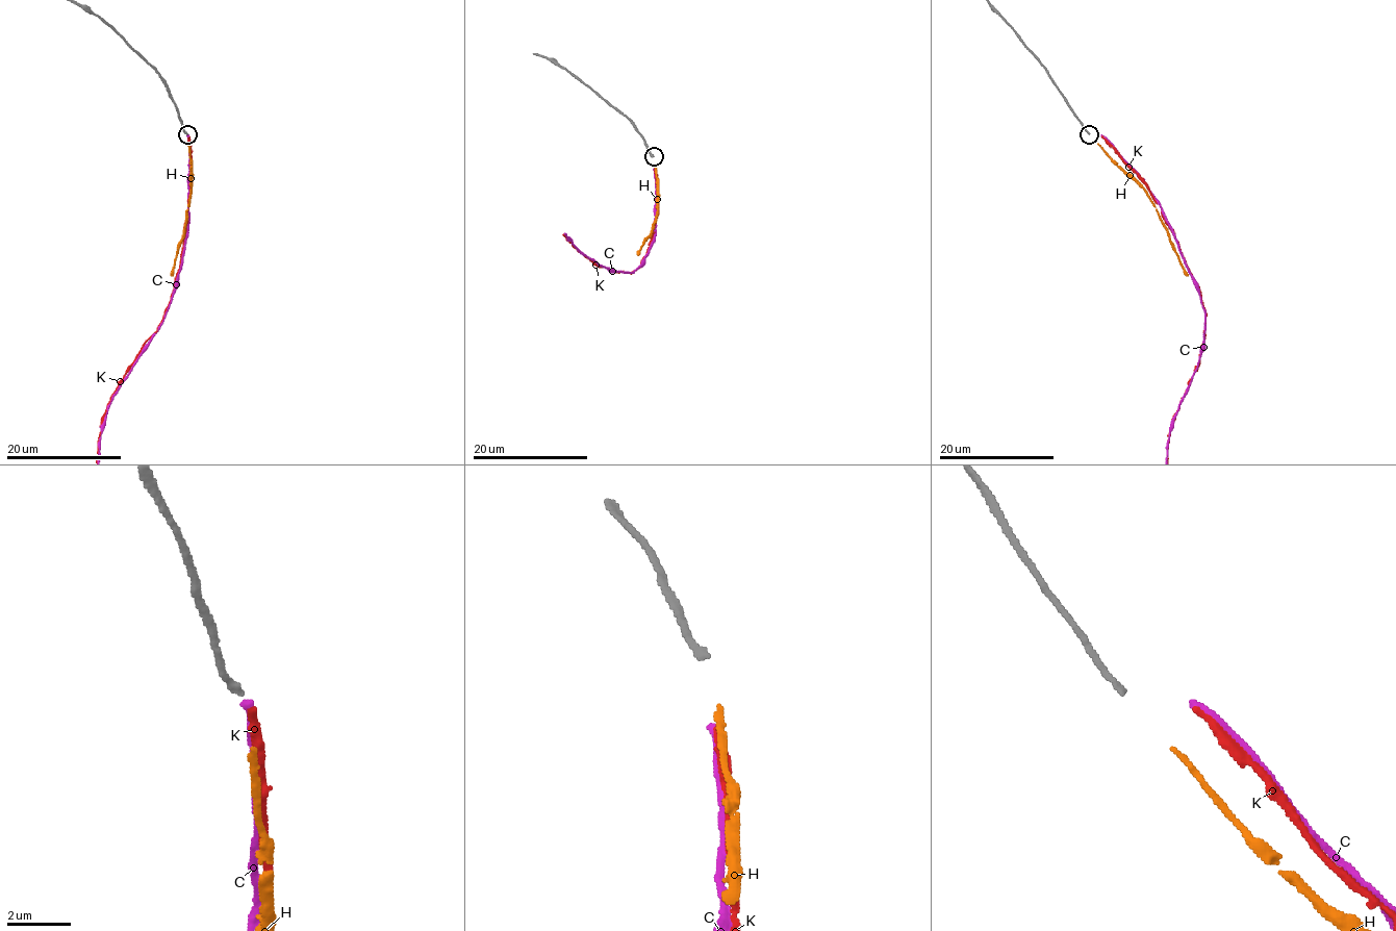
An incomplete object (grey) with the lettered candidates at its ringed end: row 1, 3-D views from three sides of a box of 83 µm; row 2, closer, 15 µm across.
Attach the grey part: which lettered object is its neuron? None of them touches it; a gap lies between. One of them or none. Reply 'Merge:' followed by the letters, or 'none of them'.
Merge: H

